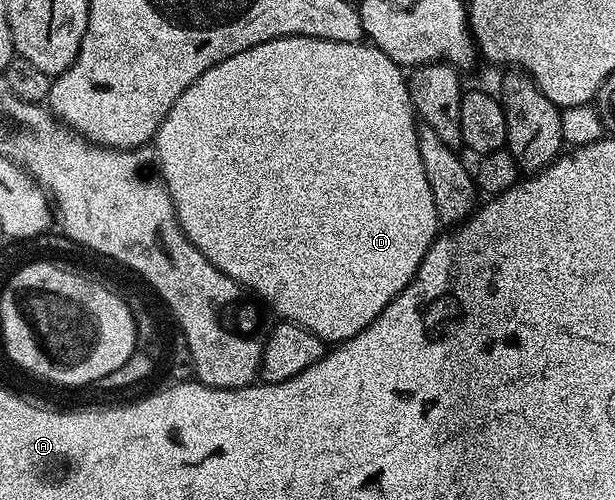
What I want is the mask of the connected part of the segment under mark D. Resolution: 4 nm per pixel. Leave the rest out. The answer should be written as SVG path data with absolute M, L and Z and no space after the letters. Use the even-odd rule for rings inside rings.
M279 36L249 50L241 50L241 54L233 54L233 58L225 58L225 62L217 62L217 66L205 70L205 74L201 74L201 78L197 78L197 82L193 82L177 102L173 102L173 110L165 114L155 133L153 152L157 157L157 171L171 195L175 217L189 242L193 242L193 246L197 246L197 250L217 266L217 270L229 274L229 278L236 280L264 305L267 303L279 318L336 345L361 334L361 330L372 324L385 306L389 306L389 302L409 286L411 279L419 273L429 246L440 235L441 223L418 149L419 127L404 69L374 44Z

